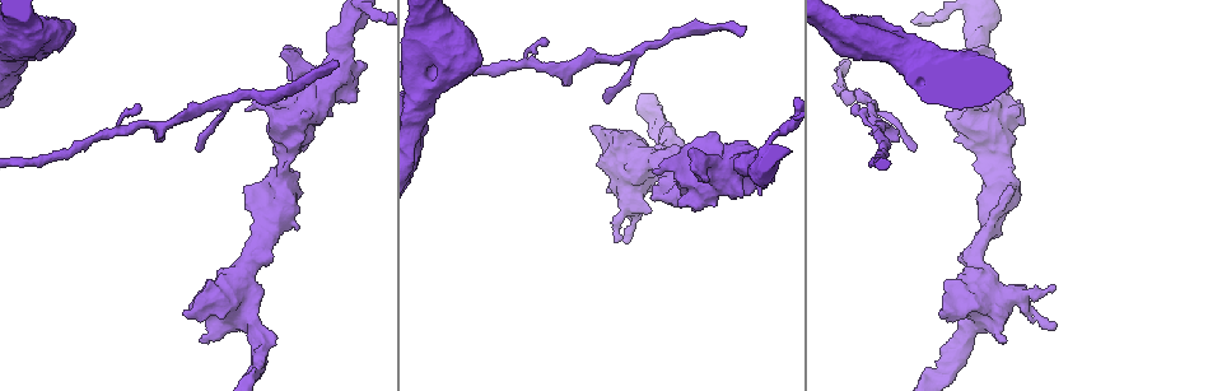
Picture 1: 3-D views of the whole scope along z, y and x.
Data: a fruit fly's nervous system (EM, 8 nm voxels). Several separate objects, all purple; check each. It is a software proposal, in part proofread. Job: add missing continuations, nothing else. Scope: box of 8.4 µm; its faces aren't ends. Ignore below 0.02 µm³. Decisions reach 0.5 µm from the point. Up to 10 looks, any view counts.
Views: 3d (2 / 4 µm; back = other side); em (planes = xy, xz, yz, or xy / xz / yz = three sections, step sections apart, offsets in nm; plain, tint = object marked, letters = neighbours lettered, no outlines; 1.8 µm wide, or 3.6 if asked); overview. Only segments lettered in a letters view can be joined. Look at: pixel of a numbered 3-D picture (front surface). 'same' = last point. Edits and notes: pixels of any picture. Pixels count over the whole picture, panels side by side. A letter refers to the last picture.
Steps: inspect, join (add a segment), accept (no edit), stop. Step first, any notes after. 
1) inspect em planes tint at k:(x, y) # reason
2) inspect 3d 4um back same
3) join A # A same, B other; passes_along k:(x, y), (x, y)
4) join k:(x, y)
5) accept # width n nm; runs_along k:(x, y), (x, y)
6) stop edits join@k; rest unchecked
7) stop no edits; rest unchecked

inspect em 3.6um planes letters at 1:(607, 191) # an open end

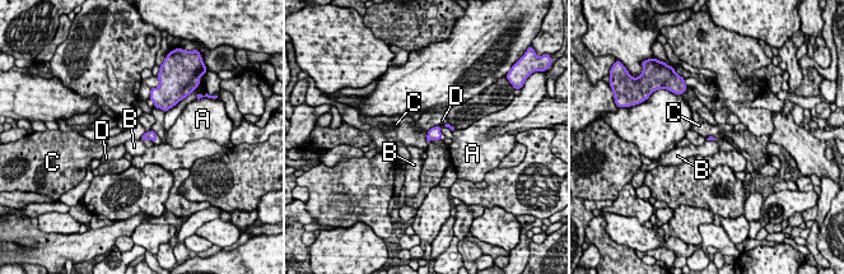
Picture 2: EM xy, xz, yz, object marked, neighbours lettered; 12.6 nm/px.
accept # A other, B other, C other, D other; border 2:(427, 131), (428, 143); none of them fits

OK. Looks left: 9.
inspect em planes letters at 1:(959, 258) # an open end

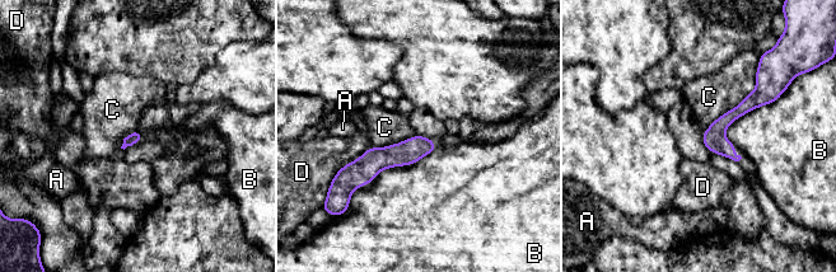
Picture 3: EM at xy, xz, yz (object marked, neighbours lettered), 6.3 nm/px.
accept # A other, B other, C other, D other; no lettered segment goes on from it

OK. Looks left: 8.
inspect 3d 4um back at 1:(992, 52) # an open end

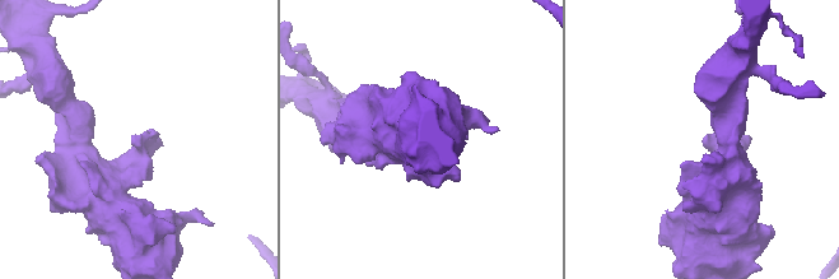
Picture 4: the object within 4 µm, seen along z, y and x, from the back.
inspect em xy step 16 letters at 4:(131, 138)

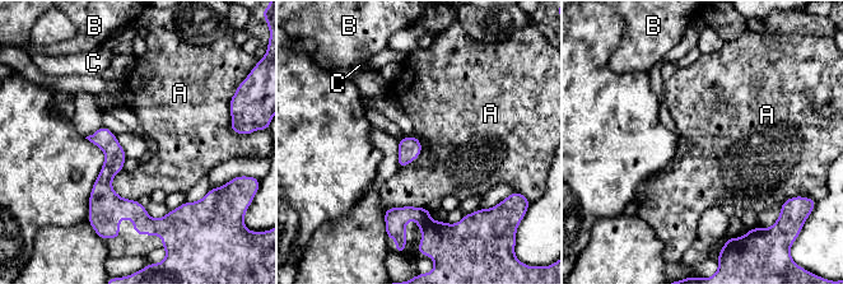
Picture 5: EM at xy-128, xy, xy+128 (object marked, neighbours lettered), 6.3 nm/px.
inspect em planes letters same

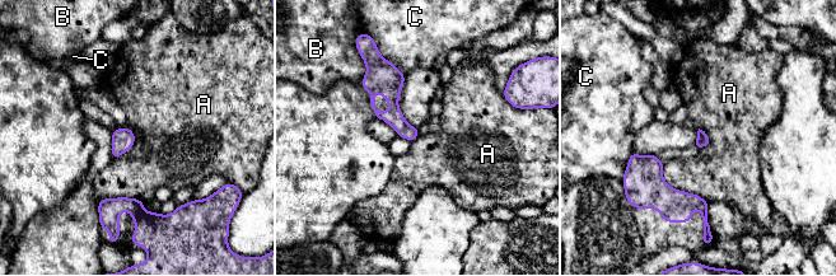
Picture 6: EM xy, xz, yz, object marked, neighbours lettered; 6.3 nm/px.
accept # longest_contact A 380 nm; A other, B other, C other; border 6:(663, 163), (669, 186), (708, 202); no lettered segment goes on from it

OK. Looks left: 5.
inspect 3d 4um at 1:(856, 107) # thin end

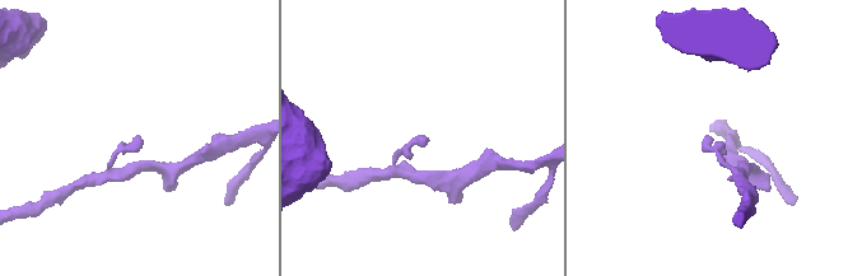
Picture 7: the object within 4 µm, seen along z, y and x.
inspect em yz step 4 letters at 7:(139, 136) # now the EM

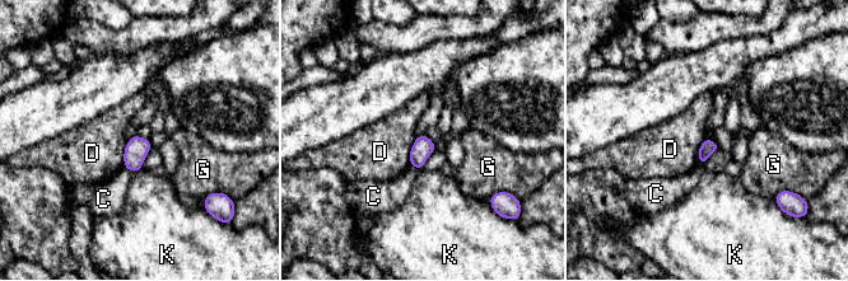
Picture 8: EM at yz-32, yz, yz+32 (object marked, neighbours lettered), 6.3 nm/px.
inspect em planes letters same # another direction

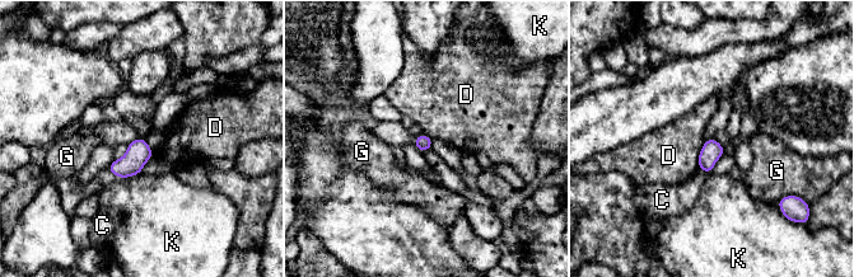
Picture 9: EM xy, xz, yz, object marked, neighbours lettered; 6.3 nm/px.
accept # C other, D other, G other, K other; border 9:(705, 140), (698, 158), (698, 168); none of them fits

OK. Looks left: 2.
stop no edits; rest unchecked

